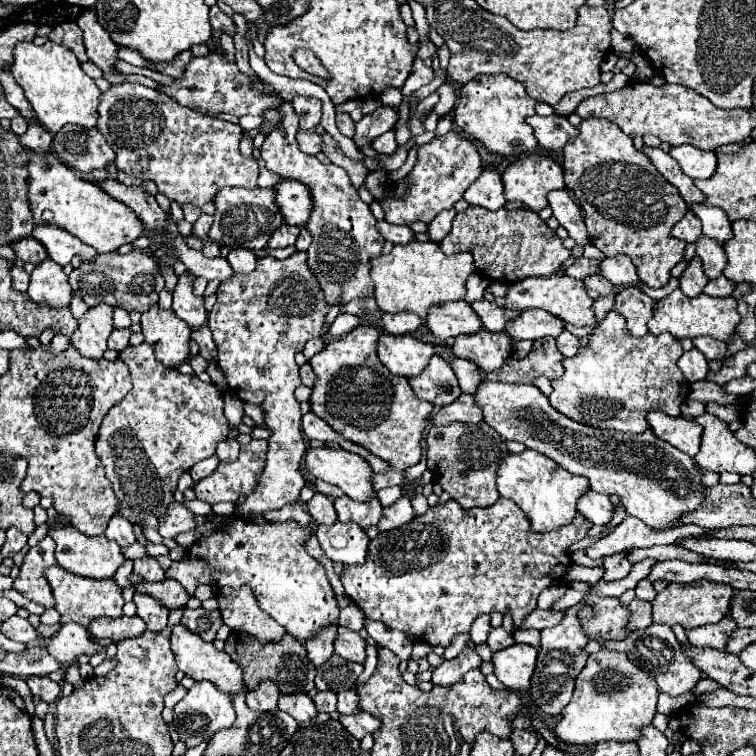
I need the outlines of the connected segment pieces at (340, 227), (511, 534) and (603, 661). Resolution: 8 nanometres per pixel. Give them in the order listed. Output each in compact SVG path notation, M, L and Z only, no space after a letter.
M282 102L280 114L280 124L262 144L262 158L270 172L278 174L280 178L300 180L310 190L312 214L306 222L306 228L312 236L312 244L308 248L308 266L318 278L326 302L330 306L342 306L354 298L372 296L374 282L370 278L370 256L378 256L382 252L384 238L376 230L376 218L372 216L370 206L360 200L356 188L350 184L346 172L340 166L324 166L316 156L300 152L294 138L298 132L298 118L290 102Z
M500 498L490 508L472 510L464 510L454 500L448 500L428 508L422 516L414 516L408 526L380 532L368 544L366 562L360 566L344 566L340 580L346 594L370 620L410 632L432 646L446 648L456 634L468 632L476 616L484 612L512 612L514 624L520 626L524 616L536 608L538 594L564 578L570 564L568 548L572 542L582 540L588 528L592 528L588 518L576 514L568 526L550 532L534 532L520 506L508 498Z
M600 650L590 654L584 670L576 678L572 702L562 710L554 734L568 744L594 746L600 740L638 740L640 728L648 726L656 714L658 686L652 676L634 666L626 654Z

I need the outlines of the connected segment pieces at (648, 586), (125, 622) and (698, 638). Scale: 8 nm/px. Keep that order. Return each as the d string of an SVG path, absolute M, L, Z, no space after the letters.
M648 578L640 580L638 586L636 586L636 598L638 598L638 600L652 602L654 596L656 596L656 592L654 592L654 588L652 588L652 582L648 582Z
M120 616L120 618L96 618L90 622L88 632L94 638L110 638L112 642L120 642L132 636L138 636L146 630L144 620L138 616Z
M726 616L716 624L706 624L706 626L686 630L686 636L688 636L688 642L694 646L710 646L716 650L724 650L726 640L734 628L736 628L736 622L732 622L732 618Z

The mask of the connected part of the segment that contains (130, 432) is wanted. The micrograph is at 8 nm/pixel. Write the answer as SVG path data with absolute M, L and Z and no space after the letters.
M146 342L122 350L120 360L130 368L132 390L104 416L96 454L120 500L118 514L132 524L142 522L148 528L158 528L158 520L174 500L172 494L182 472L190 470L198 460L212 456L218 442L228 436L230 426L216 386L198 380L194 374L168 370L156 360L154 350Z

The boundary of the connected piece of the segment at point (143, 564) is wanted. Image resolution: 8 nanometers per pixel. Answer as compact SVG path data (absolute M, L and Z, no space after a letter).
M144 556L144 558L138 558L134 560L134 572L140 574L142 578L146 578L148 582L158 582L158 580L164 580L164 570L160 568L158 560L156 558L150 558L150 556Z

